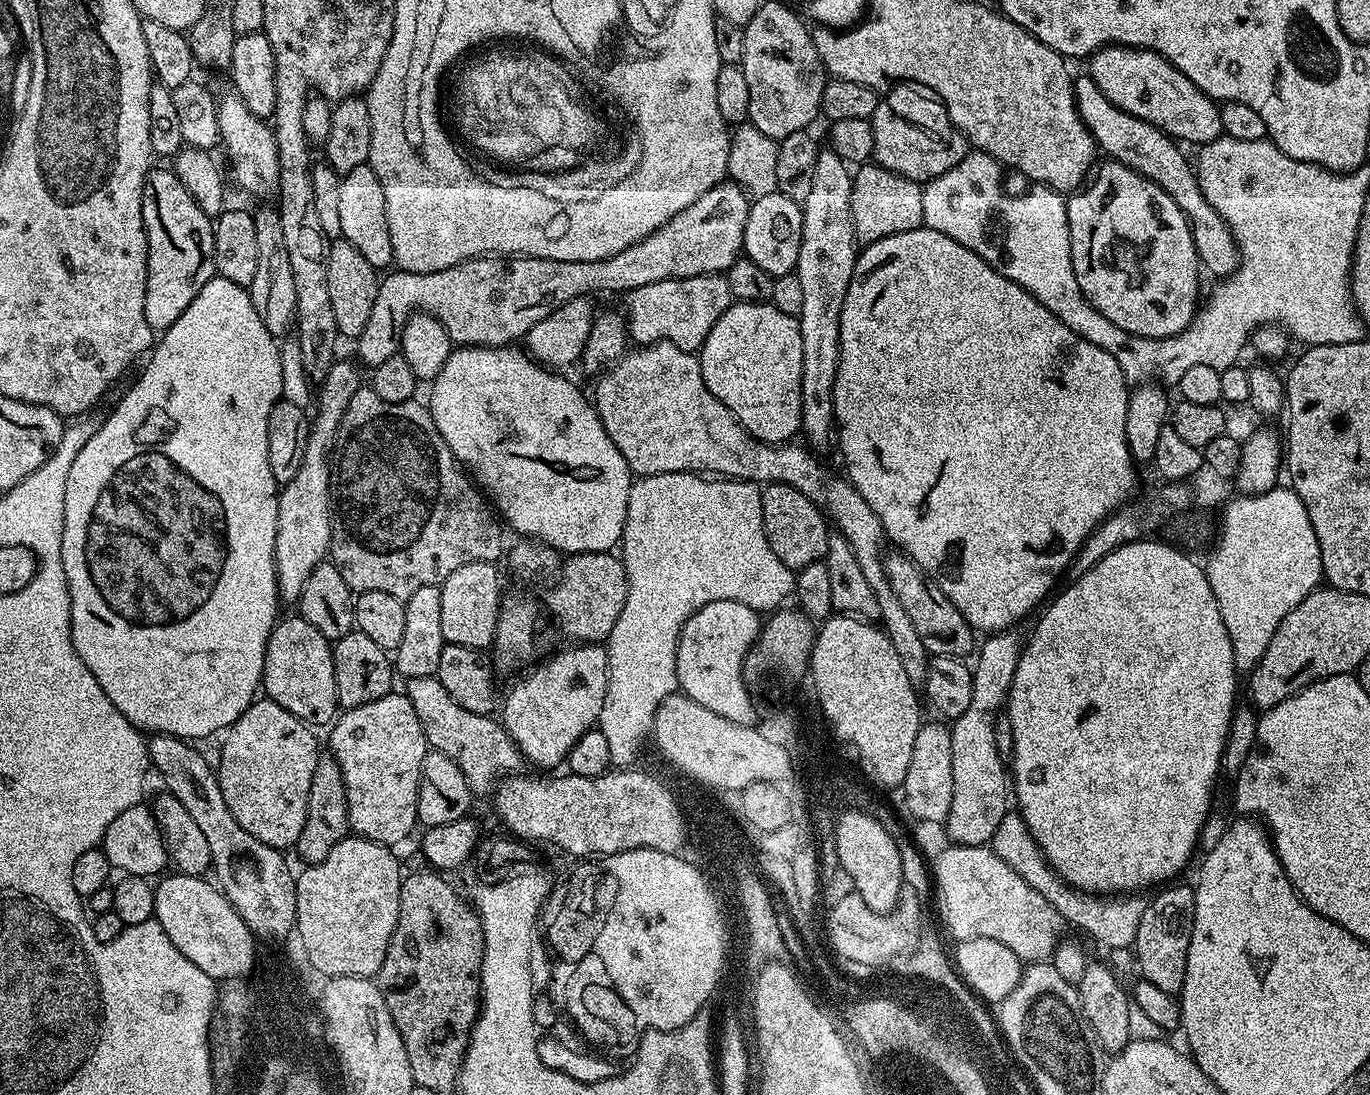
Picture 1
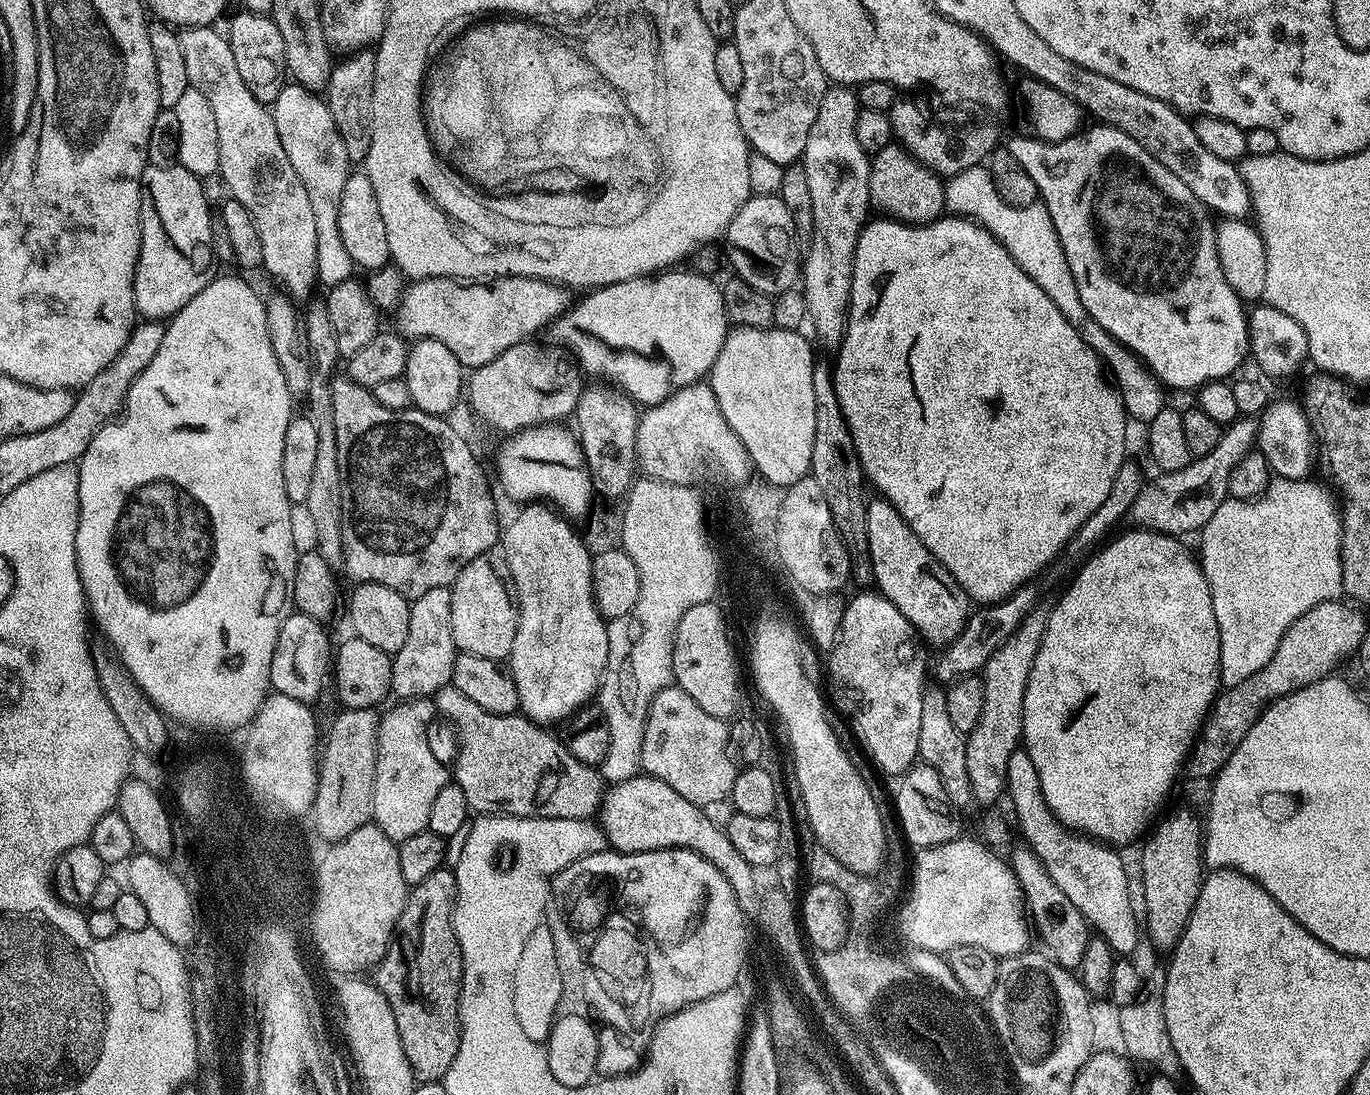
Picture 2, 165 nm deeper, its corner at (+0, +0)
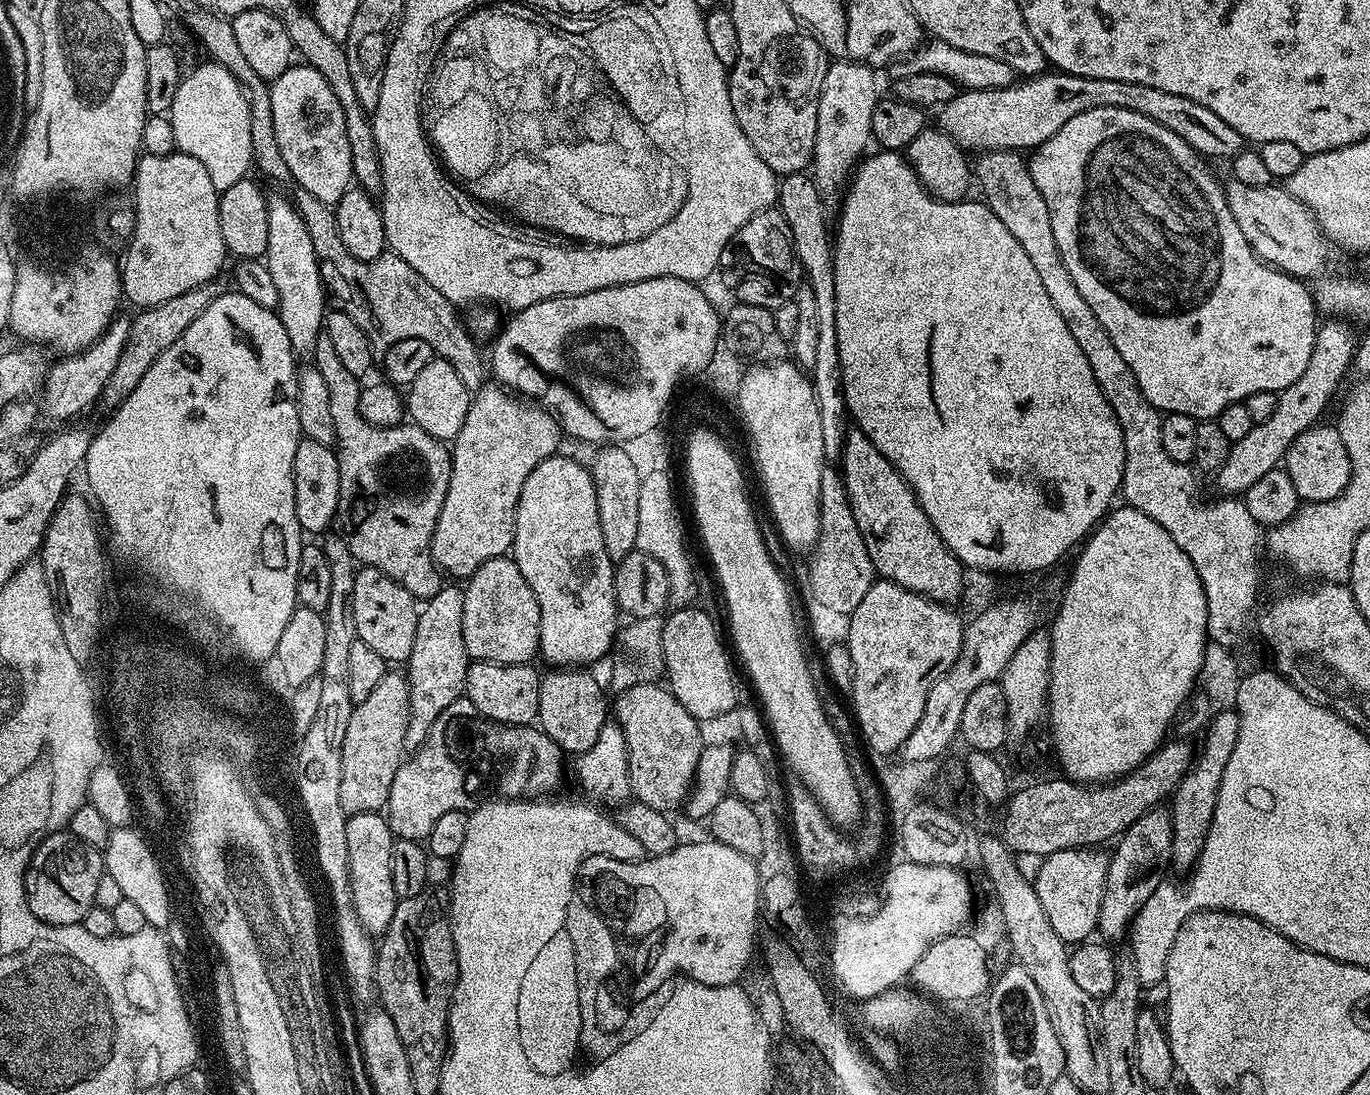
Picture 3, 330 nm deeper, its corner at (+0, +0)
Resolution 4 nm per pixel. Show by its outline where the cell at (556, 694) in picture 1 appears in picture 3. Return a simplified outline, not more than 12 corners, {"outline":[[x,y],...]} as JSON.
{"outline":[[591,471],[526,478],[511,559],[552,666],[617,639],[616,574]]}

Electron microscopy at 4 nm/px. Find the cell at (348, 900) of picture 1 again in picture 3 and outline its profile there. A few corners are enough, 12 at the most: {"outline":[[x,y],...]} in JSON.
{"outline":[[380,812],[348,816],[346,846],[358,917],[382,934],[398,897],[394,833]]}

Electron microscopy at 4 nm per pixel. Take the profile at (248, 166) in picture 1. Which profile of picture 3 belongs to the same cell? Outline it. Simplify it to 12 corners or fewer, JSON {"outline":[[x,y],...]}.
{"outline":[[287,199],[269,203],[266,263],[297,365],[326,324],[321,263]]}

